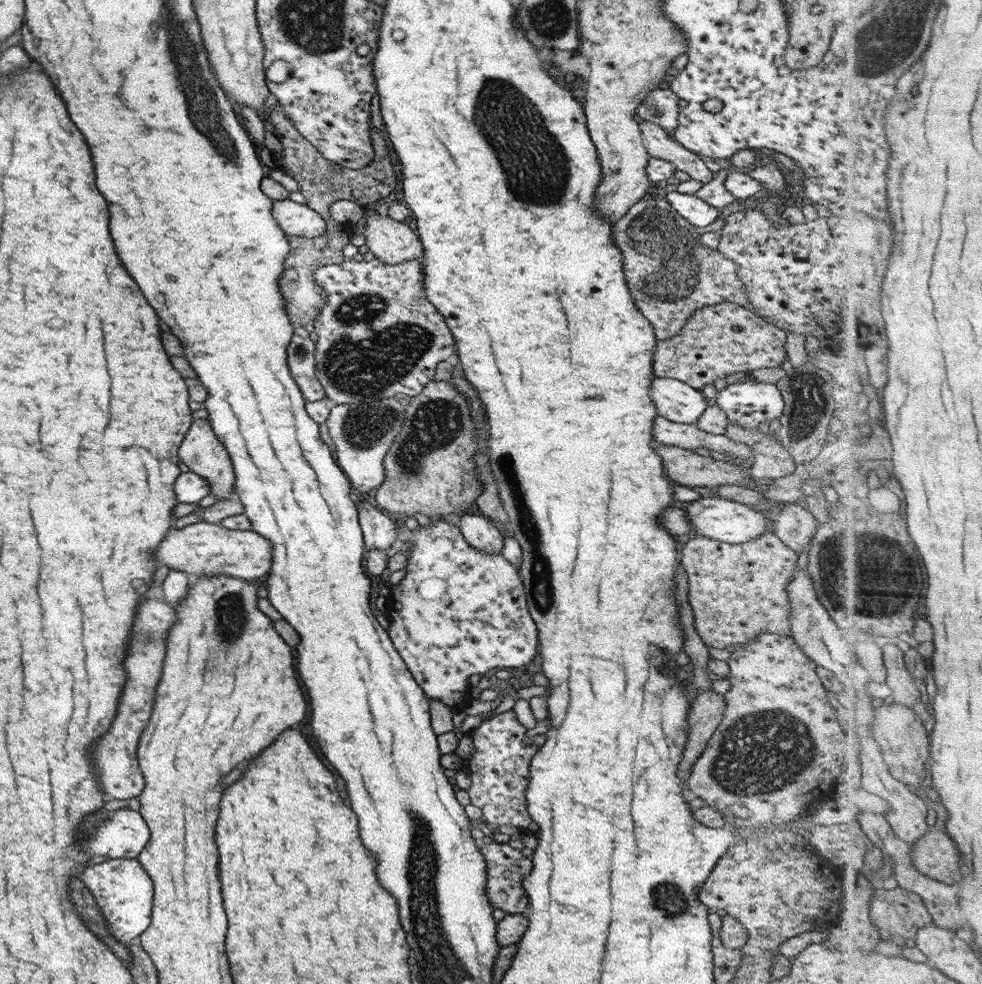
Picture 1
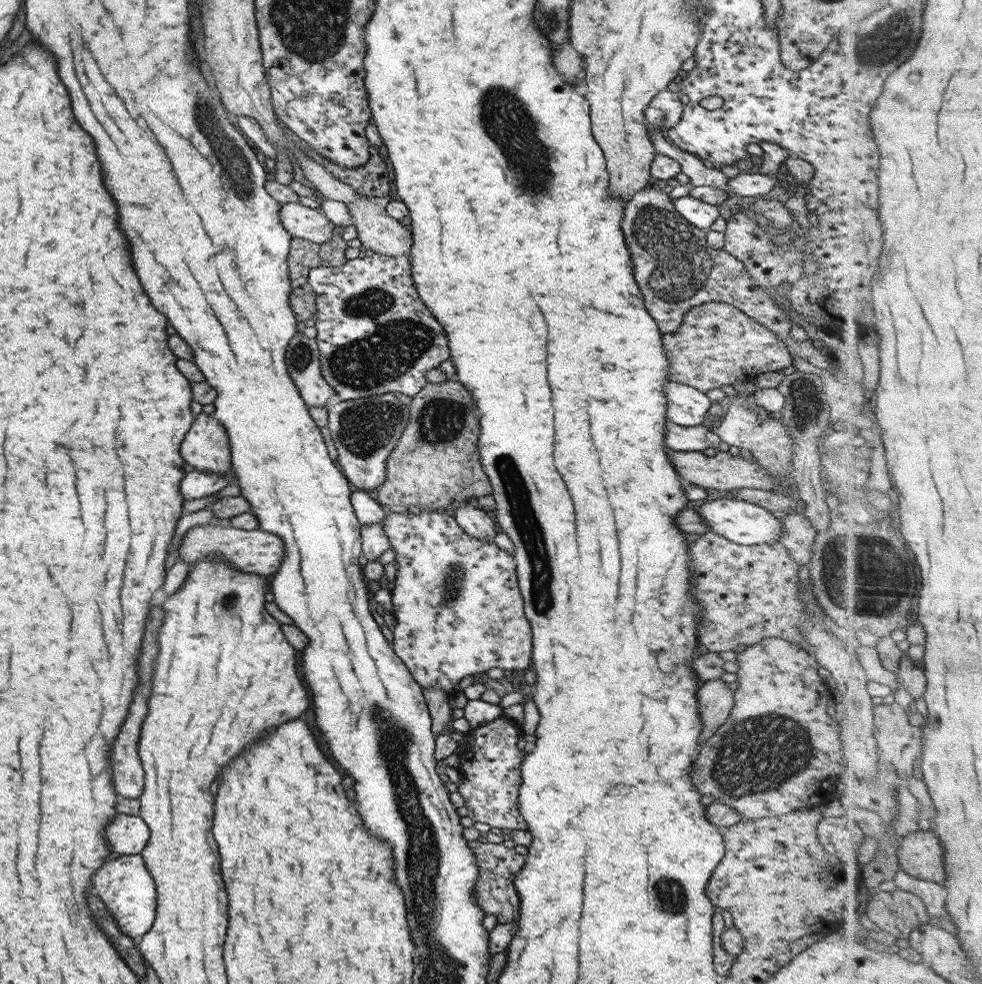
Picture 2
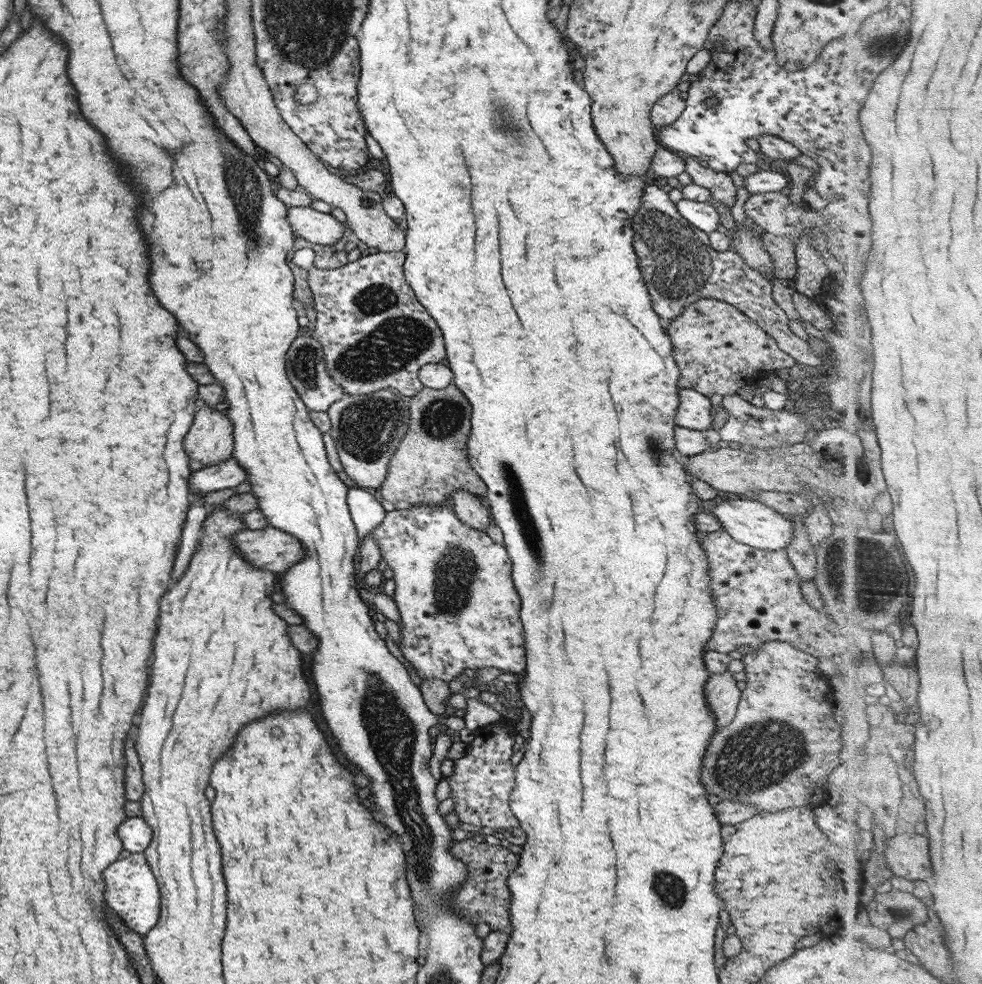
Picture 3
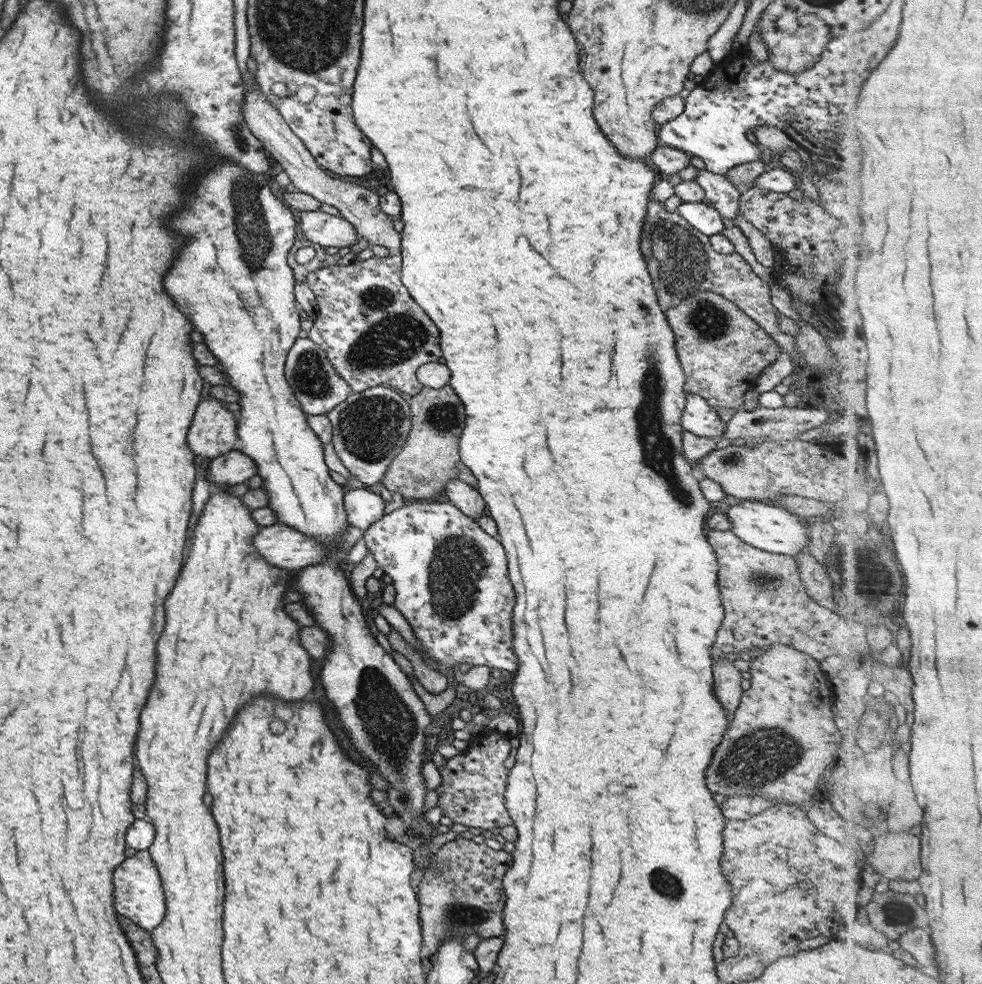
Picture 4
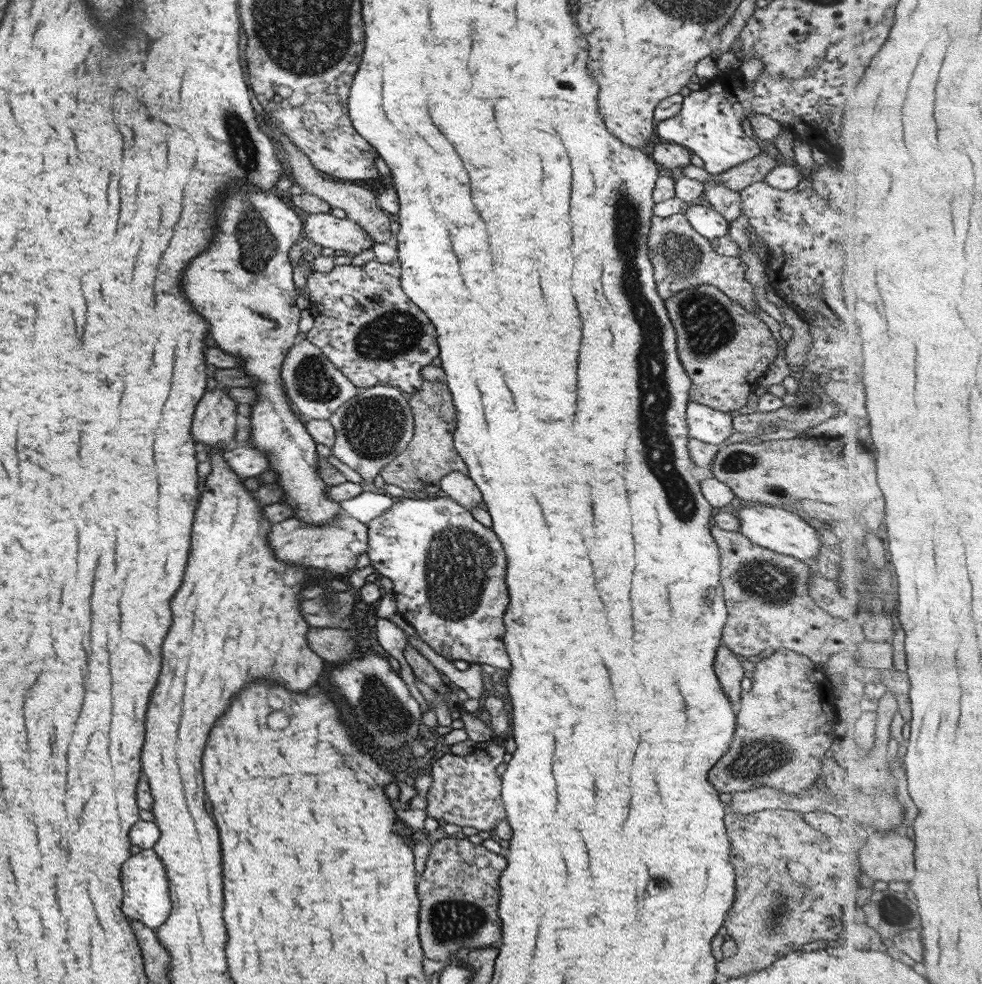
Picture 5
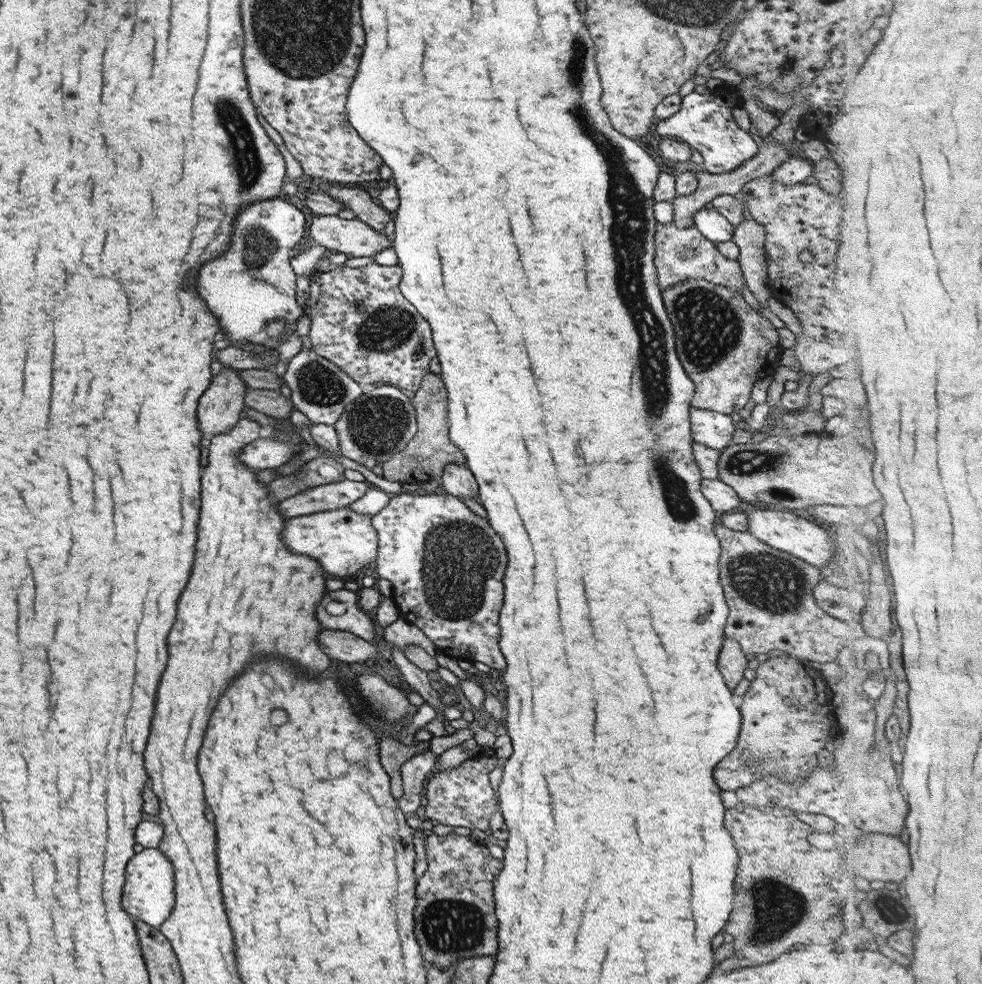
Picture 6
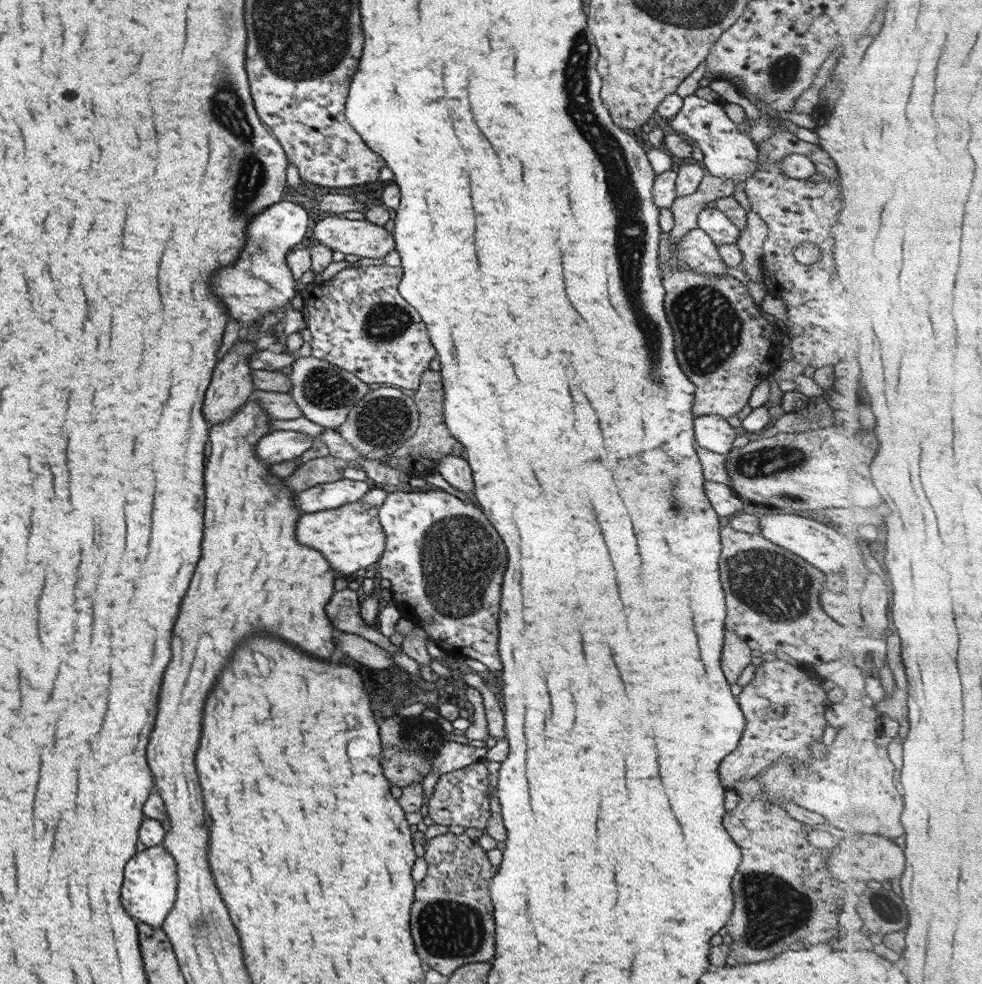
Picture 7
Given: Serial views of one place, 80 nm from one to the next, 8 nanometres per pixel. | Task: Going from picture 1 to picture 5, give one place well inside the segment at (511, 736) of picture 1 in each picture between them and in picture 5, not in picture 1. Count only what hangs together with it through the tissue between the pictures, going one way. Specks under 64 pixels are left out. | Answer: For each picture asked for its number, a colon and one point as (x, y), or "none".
2: (489, 768)
3: (482, 779)
4: (472, 786)
5: (465, 790)

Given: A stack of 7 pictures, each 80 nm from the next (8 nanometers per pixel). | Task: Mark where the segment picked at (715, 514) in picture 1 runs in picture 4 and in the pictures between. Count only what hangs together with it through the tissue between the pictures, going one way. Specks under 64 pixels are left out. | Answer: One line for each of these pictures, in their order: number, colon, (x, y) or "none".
2: (739, 522)
3: (746, 521)
4: (764, 526)

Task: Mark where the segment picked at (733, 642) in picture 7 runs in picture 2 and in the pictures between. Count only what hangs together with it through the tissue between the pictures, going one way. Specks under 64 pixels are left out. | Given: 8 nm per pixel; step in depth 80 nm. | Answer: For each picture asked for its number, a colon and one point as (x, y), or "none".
2: (714, 701)
3: (721, 694)
4: (725, 678)
5: (726, 666)
6: (731, 662)

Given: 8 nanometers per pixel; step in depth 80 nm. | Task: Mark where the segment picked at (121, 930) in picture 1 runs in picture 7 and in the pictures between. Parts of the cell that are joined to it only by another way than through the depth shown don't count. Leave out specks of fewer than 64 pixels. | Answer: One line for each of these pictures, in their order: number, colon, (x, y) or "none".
2: (125, 888)
3: (129, 889)
4: (137, 894)
5: (145, 898)
6: (147, 895)
7: (148, 889)

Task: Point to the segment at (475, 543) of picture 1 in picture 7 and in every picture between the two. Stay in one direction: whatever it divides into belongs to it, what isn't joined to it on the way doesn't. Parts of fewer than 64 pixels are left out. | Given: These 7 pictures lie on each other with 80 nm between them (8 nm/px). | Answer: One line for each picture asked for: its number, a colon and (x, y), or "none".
2: (473, 521)
3: (468, 508)
4: (463, 497)
5: (459, 487)
6: (456, 480)
7: (455, 471)

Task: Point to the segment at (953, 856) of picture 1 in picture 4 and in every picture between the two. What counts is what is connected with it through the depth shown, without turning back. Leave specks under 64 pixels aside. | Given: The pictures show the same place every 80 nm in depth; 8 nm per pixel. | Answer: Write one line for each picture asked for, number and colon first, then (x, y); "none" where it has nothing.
2: (921, 854)
3: (908, 855)
4: (896, 856)

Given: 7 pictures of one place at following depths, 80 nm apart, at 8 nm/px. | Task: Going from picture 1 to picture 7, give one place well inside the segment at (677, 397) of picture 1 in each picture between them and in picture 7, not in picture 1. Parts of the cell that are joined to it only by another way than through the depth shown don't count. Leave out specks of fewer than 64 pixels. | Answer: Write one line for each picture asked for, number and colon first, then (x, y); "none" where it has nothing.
2: (685, 406)
3: (694, 412)
4: (697, 417)
5: (710, 426)
6: (712, 429)
7: (711, 432)

